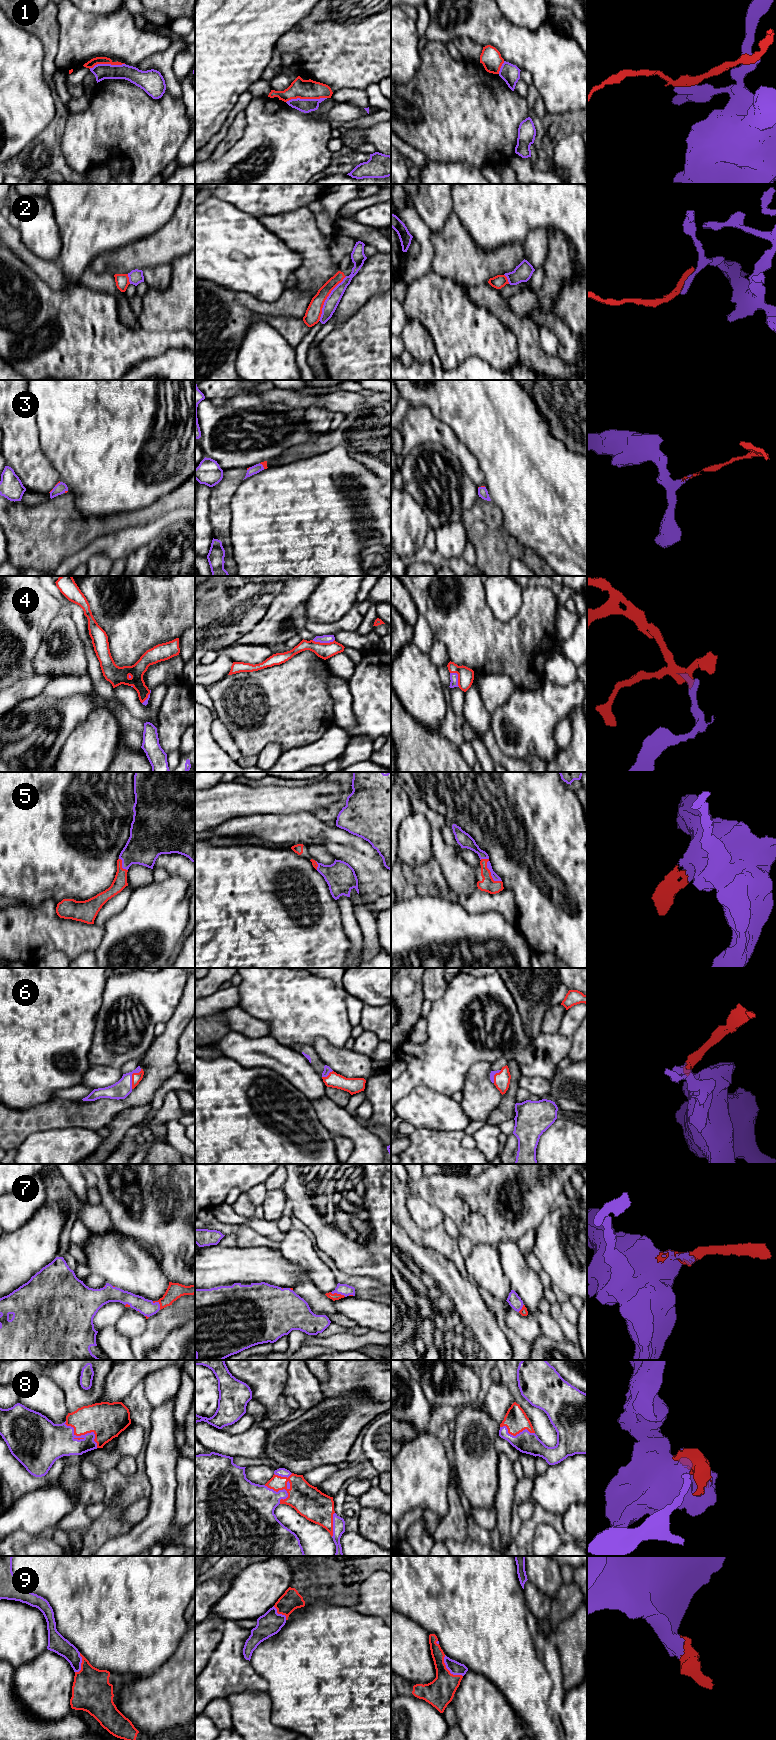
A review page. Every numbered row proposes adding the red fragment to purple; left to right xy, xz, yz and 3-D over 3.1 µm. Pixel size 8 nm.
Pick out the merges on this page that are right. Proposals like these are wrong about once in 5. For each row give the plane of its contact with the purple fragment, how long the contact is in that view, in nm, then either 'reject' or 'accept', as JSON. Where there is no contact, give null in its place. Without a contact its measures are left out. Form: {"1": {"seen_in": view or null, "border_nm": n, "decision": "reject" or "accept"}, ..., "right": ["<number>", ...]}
{"1": {"seen_in": "xz", "border_nm": 340, "decision": "reject"}, "2": {"seen_in": "xz", "border_nm": 420, "decision": "accept"}, "3": {"seen_in": "xz", "border_nm": 60, "decision": "reject"}, "4": {"seen_in": "xz", "border_nm": 180, "decision": "accept"}, "5": {"seen_in": "yz", "border_nm": 260, "decision": "accept"}, "6": {"seen_in": "xy", "border_nm": 180, "decision": "accept"}, "7": {"seen_in": "xy", "border_nm": 100, "decision": "accept"}, "8": {"seen_in": "xy", "border_nm": 340, "decision": "accept"}, "9": {"seen_in": "yz", "border_nm": 220, "decision": "accept"}, "right": ["2", "4", "5", "6", "7", "8", "9"]}

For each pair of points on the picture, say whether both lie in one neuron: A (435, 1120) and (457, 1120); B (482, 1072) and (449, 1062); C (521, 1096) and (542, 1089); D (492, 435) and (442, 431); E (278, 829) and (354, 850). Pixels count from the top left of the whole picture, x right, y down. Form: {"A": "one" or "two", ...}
{"A": "one", "B": "two", "C": "two", "D": "two", "E": "one"}

